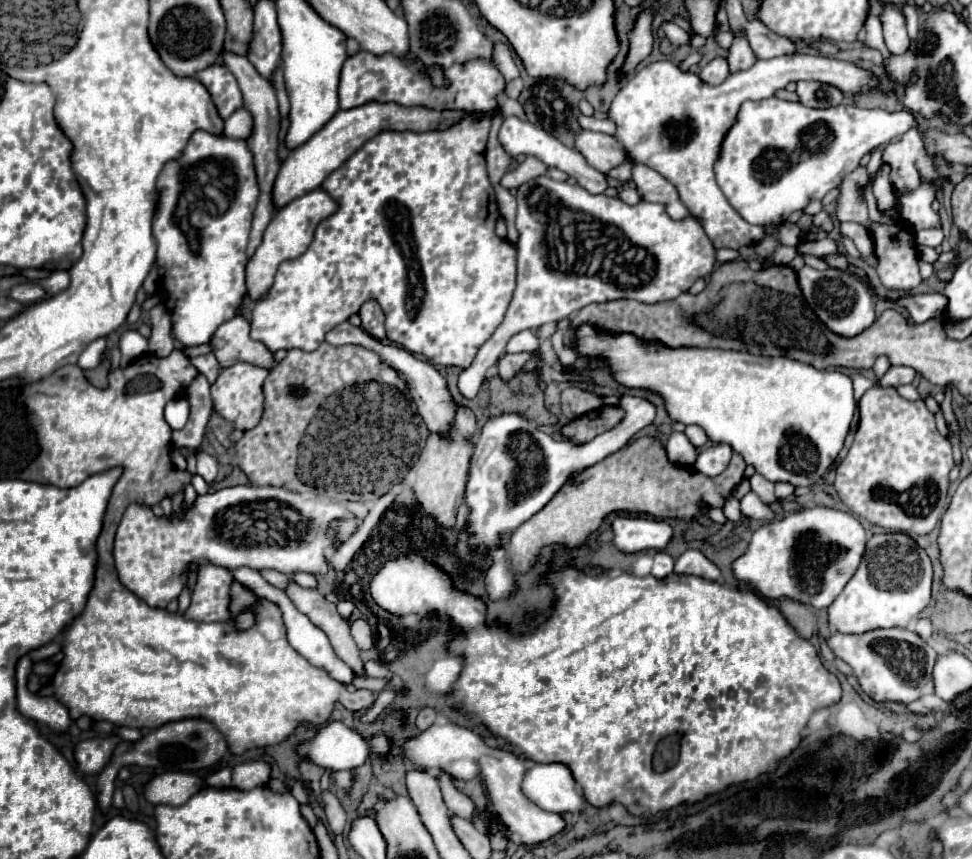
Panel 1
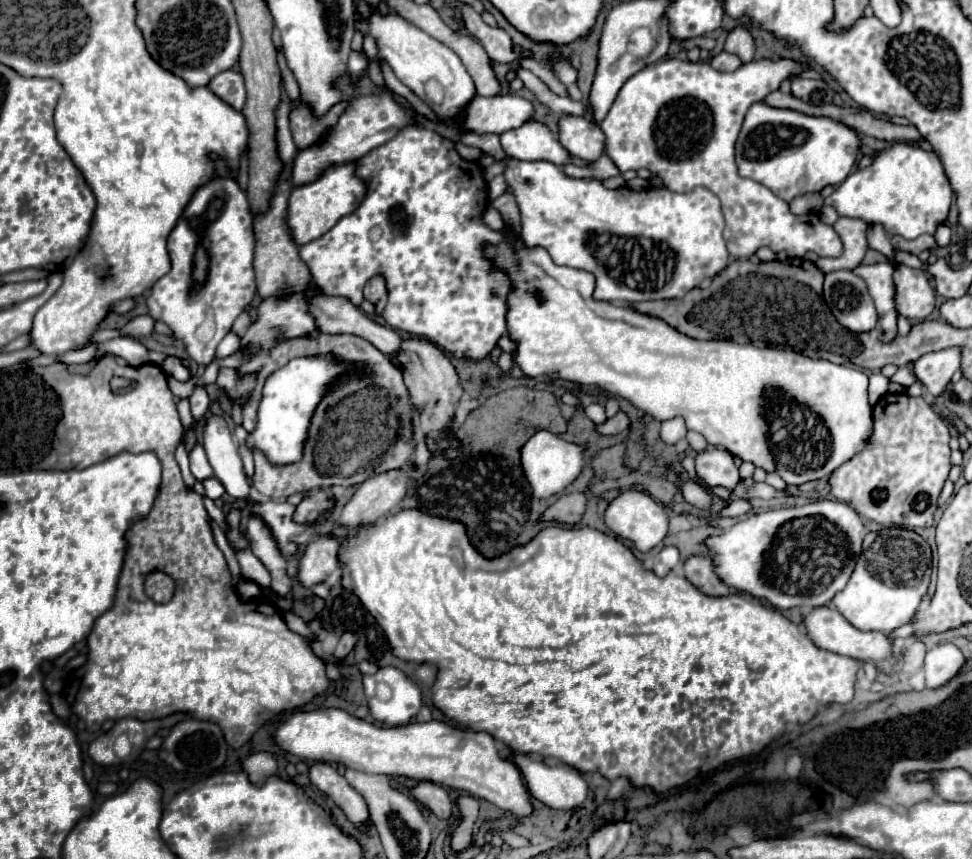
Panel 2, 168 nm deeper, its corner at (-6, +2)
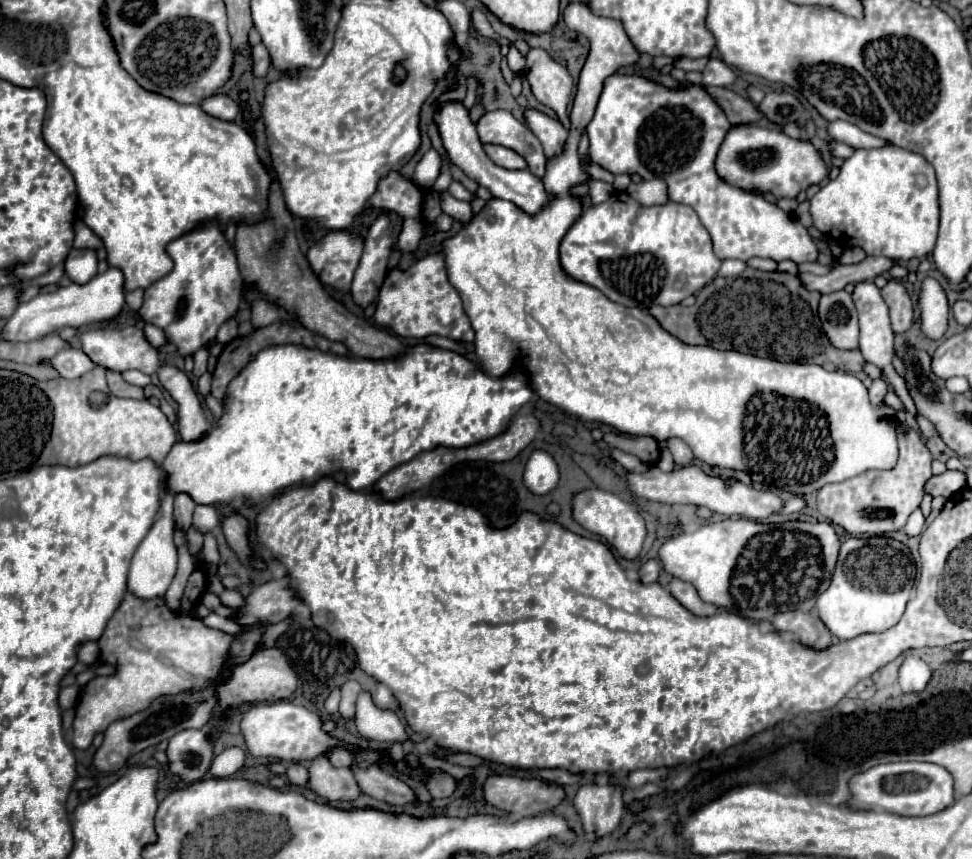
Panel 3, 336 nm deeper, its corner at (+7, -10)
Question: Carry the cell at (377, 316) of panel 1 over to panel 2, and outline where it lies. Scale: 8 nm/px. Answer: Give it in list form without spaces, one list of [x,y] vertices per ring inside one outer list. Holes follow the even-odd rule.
[[[372,277],[366,287],[364,287],[364,299],[368,299],[370,303],[374,303],[376,307],[376,315],[382,315],[384,307],[386,307],[386,285],[382,277]]]

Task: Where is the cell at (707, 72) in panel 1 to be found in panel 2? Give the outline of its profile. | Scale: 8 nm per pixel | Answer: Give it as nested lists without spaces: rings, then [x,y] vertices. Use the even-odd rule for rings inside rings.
[[[722,51],[722,53],[718,53],[718,55],[710,61],[710,65],[712,65],[716,71],[720,71],[720,73],[730,73],[730,71],[736,71],[736,69],[742,65],[742,61],[740,61],[736,55]]]

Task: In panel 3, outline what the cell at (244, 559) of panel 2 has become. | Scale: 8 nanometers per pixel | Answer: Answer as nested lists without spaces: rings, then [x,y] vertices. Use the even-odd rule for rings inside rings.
[[[225,589],[219,595],[219,599],[221,599],[221,605],[225,605],[229,609],[235,609],[235,607],[239,607],[239,603],[243,603],[243,595],[237,593],[237,591],[233,591],[233,589]]]

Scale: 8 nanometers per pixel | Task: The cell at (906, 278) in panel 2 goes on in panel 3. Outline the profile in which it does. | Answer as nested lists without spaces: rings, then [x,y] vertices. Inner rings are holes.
[[[889,279],[889,283],[881,289],[881,295],[889,307],[891,329],[895,333],[905,333],[913,323],[913,303],[909,299],[909,293],[899,281]]]

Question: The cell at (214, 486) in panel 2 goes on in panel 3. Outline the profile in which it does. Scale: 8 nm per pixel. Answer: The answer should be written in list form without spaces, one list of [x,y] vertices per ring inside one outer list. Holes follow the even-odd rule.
[[[197,505],[195,513],[193,513],[193,527],[201,533],[209,533],[219,525],[219,515],[213,507],[203,507]]]

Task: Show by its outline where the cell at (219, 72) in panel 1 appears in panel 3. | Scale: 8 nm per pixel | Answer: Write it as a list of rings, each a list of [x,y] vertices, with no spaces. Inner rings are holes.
[[[213,95],[211,99],[205,99],[201,109],[223,121],[235,121],[235,117],[241,113],[241,105],[227,95]]]

